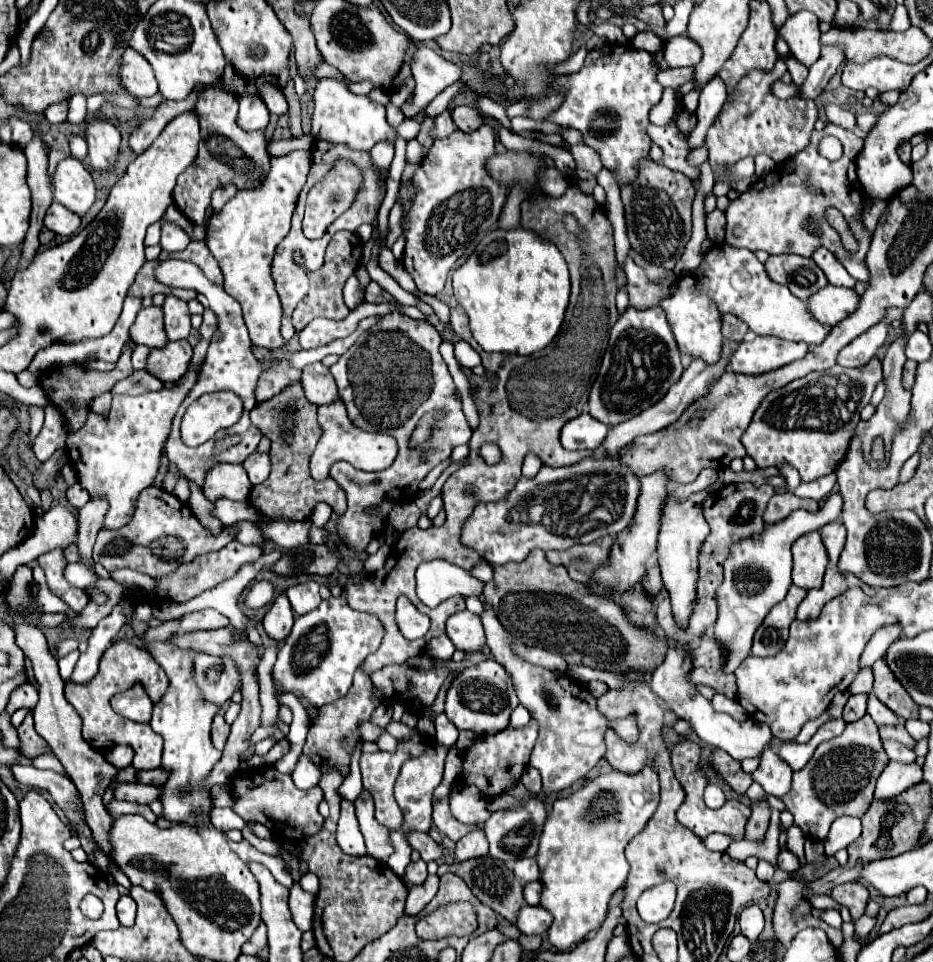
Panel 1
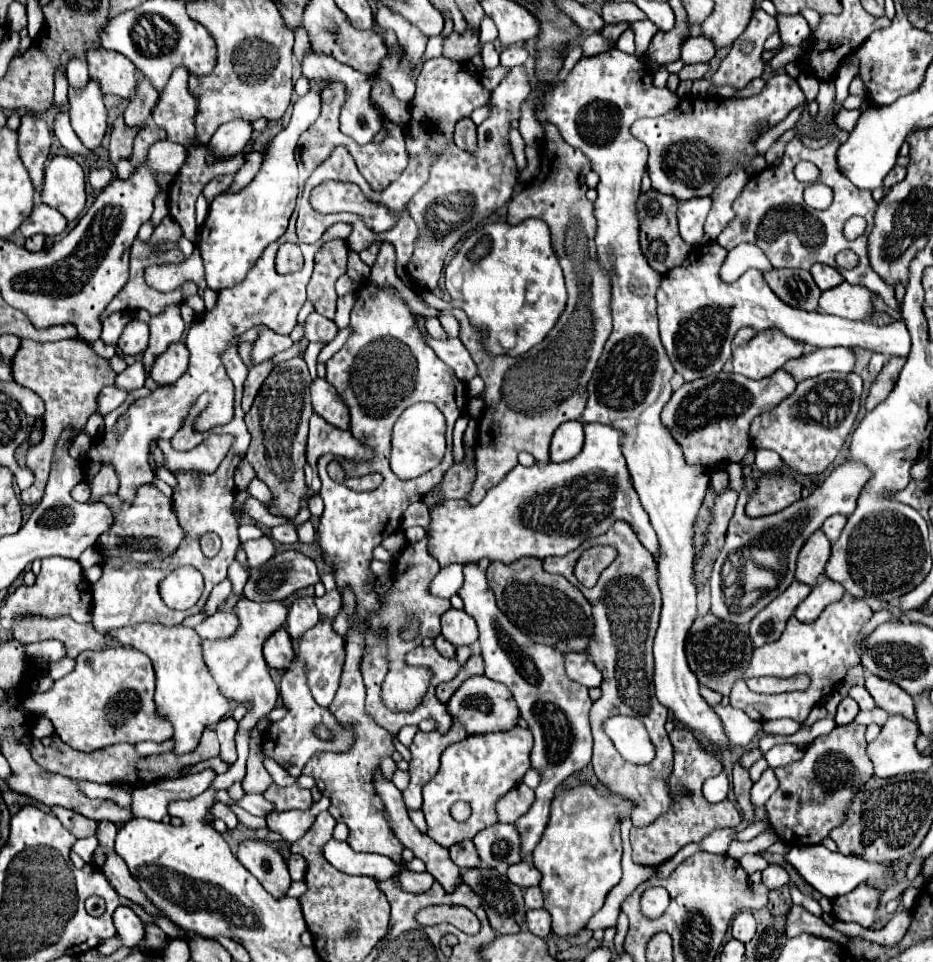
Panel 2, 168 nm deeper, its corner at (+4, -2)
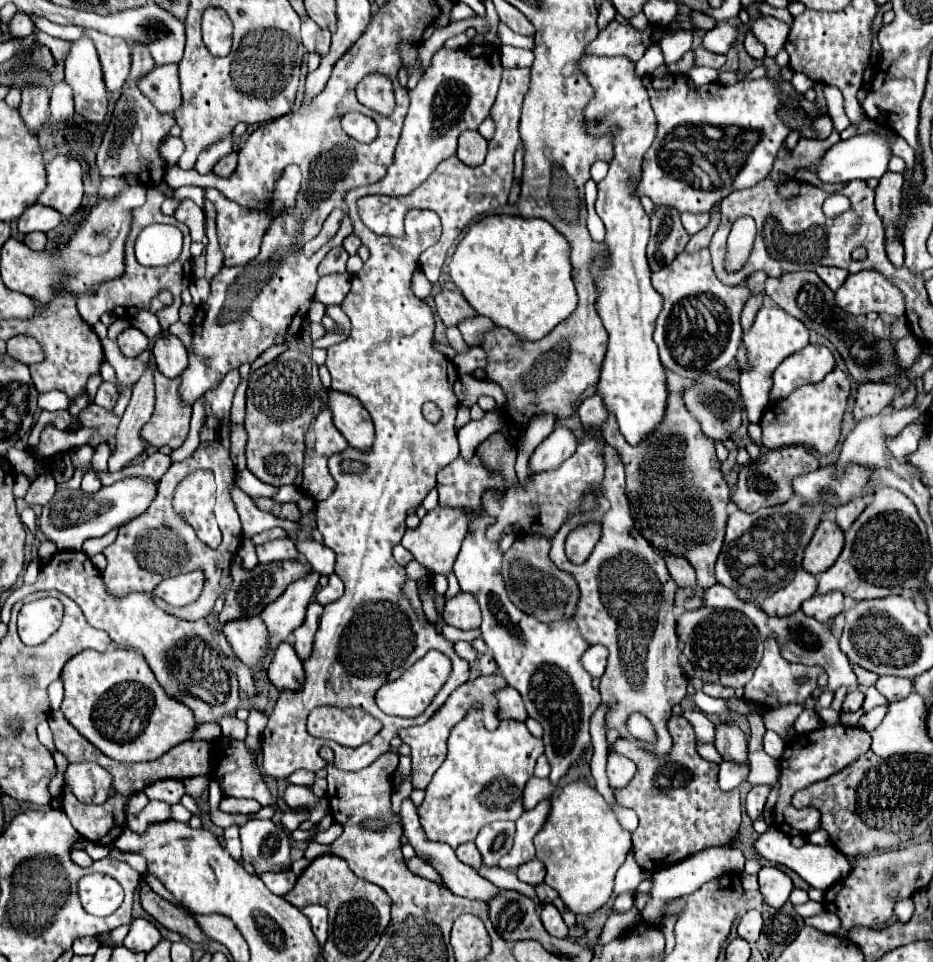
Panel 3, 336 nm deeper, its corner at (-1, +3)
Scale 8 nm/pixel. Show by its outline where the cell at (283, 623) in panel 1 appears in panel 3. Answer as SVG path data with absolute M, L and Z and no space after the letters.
M282 642L276 648L276 654L268 666L268 680L282 692L282 690L298 690L304 682L304 666L302 660L296 656L294 648L288 642Z

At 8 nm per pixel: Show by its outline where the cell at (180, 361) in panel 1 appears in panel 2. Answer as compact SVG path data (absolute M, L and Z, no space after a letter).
M181 341L173 343L173 345L169 345L169 349L165 353L161 353L155 359L149 375L159 385L173 383L187 371L187 359L189 359L189 351L187 351L185 343L181 343Z

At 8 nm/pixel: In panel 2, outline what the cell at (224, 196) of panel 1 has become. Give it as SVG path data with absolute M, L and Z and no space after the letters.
M215 177L213 181L209 181L207 183L207 187L203 189L203 195L205 195L205 199L211 203L213 201L213 197L217 197L217 195L221 195L229 185L233 183L233 177Z

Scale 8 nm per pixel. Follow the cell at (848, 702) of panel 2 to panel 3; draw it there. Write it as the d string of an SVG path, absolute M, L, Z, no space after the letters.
M852 690L848 692L848 696L844 698L844 706L842 712L856 712L864 702L864 692L862 690Z

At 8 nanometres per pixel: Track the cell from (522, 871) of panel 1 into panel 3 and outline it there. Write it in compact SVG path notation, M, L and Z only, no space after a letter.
M532 860L532 862L526 862L526 864L522 864L522 866L516 870L516 876L518 876L522 882L526 882L526 884L532 884L532 886L536 886L536 884L544 882L546 870L544 870L544 864L542 864L542 862L538 862L538 860Z

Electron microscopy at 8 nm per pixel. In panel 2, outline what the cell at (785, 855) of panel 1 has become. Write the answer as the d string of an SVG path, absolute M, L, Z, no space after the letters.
M769 865L769 867L763 871L763 883L765 883L769 889L777 889L777 887L789 883L789 873L787 873L781 865Z

